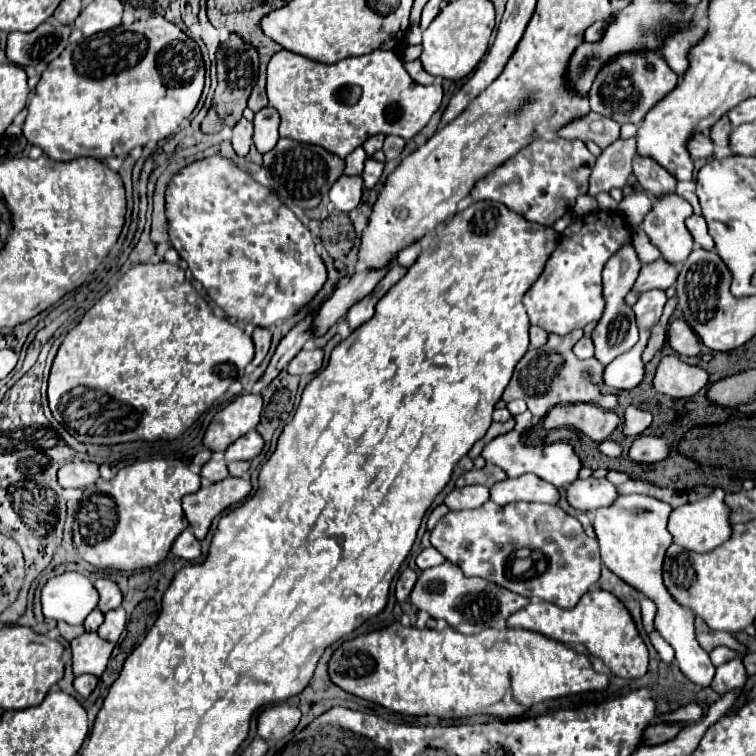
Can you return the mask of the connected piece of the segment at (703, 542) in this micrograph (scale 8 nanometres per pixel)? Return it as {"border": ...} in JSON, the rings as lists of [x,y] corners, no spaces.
{"border":[[[713,489],[711,495],[695,501],[695,503],[685,503],[685,505],[673,509],[669,523],[667,523],[667,531],[671,533],[675,545],[679,545],[687,551],[695,551],[695,553],[709,553],[731,537],[733,529],[729,523],[729,513],[731,513],[731,509],[725,503],[725,491]]]}

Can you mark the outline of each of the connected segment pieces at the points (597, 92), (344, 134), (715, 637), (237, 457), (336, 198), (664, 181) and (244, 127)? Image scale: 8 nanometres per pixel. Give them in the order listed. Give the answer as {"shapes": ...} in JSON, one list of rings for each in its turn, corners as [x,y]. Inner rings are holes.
{"shapes":[[[[625,53],[619,59],[613,59],[605,65],[605,69],[601,69],[599,77],[595,79],[595,85],[591,89],[591,111],[611,117],[613,121],[617,121],[619,125],[623,123],[641,123],[643,117],[647,115],[647,111],[661,101],[667,93],[671,93],[671,89],[675,89],[677,85],[677,77],[675,73],[671,73],[671,69],[667,69],[667,63],[663,57],[639,57],[633,53]],[[645,63],[653,65],[653,71],[645,69]]],[[[281,49],[271,57],[267,67],[267,95],[269,95],[269,105],[275,107],[281,115],[281,127],[279,127],[281,137],[289,137],[301,143],[321,145],[339,157],[347,157],[355,147],[363,145],[363,141],[371,135],[383,133],[383,135],[403,137],[405,141],[413,139],[429,123],[433,113],[439,109],[443,99],[443,89],[439,83],[433,83],[427,87],[415,83],[405,71],[405,67],[401,65],[395,51],[377,49],[363,57],[341,59],[333,65],[325,65]],[[347,87],[349,89],[359,87],[359,97],[353,103],[341,97],[341,89],[347,89]]],[[[695,617],[695,635],[697,635],[697,641],[699,645],[709,653],[713,651],[717,645],[727,645],[729,649],[737,651],[737,653],[743,653],[747,647],[741,645],[731,633],[715,633],[713,629],[707,629],[707,625],[703,625],[703,621],[699,617]]],[[[251,431],[243,437],[239,437],[239,441],[235,441],[233,445],[229,445],[227,453],[223,455],[225,461],[251,461],[253,457],[257,457],[263,449],[263,439],[257,431]]],[[[341,175],[337,179],[337,183],[331,187],[329,191],[329,197],[333,201],[333,205],[339,209],[339,211],[353,211],[359,203],[361,203],[361,193],[363,193],[363,179],[353,175]]],[[[639,155],[635,157],[633,175],[635,175],[637,183],[645,191],[649,191],[653,197],[663,197],[663,195],[675,193],[677,179],[667,169],[663,169],[661,165],[657,165],[655,161],[651,161],[647,157],[639,157]]],[[[241,119],[233,127],[233,137],[231,137],[233,149],[239,157],[245,157],[249,153],[249,147],[253,145],[253,123],[247,119]]]]}

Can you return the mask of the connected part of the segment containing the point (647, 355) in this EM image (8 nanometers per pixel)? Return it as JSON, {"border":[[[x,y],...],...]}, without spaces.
{"border":[[[675,297],[667,301],[667,305],[665,305],[665,313],[662,314],[661,319],[659,320],[659,325],[653,329],[651,339],[649,339],[649,343],[647,343],[642,353],[643,363],[649,363],[655,354],[658,351],[661,351],[661,347],[665,345],[667,338],[667,330],[665,329],[667,329],[669,325],[669,320],[671,315],[673,315],[673,311],[675,311],[675,305],[677,305],[677,299],[675,299]]]}

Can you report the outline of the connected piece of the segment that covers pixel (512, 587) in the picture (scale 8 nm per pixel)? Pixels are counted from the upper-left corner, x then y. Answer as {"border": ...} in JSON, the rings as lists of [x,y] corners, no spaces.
{"border":[[[487,501],[479,509],[471,511],[449,511],[431,531],[431,545],[453,565],[461,567],[467,577],[481,577],[493,581],[513,593],[525,597],[537,597],[559,605],[561,609],[571,609],[577,601],[597,583],[601,573],[601,555],[597,539],[585,535],[581,523],[567,515],[559,505],[545,503],[507,503],[495,505]]]}

